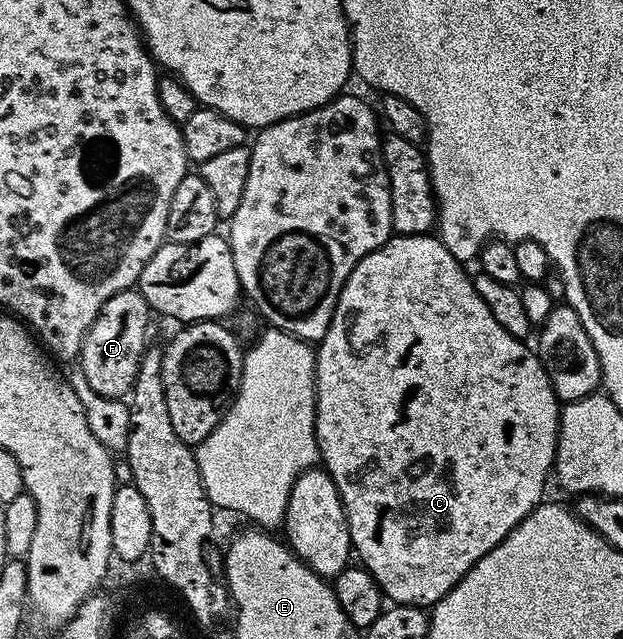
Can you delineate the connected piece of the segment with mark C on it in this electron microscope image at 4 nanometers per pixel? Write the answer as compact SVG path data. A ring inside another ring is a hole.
M432 234L390 237L382 247L367 253L367 257L363 257L359 261L359 265L355 265L355 269L351 269L351 277L347 277L347 281L339 293L339 301L335 305L335 313L331 317L331 325L327 329L325 336L319 340L315 347L315 354L317 356L317 416L315 417L317 450L325 472L335 481L335 485L341 494L341 504L345 510L345 523L349 527L349 542L352 550L355 552L356 558L357 555L361 558L358 559L360 566L369 571L371 577L381 586L381 594L386 600L392 601L394 604L406 603L412 607L423 607L426 609L432 608L434 603L438 603L484 555L491 553L491 549L495 549L495 545L503 542L536 509L538 503L542 502L544 495L541 494L545 491L545 482L551 479L551 472L555 467L555 460L557 458L557 426L561 420L559 400L551 389L551 381L543 369L541 358L538 357L536 350L528 342L511 337L511 333L507 333L507 329L503 329L503 325L499 325L499 321L495 321L495 317L491 317L491 309L487 309L487 305L483 305L483 297L479 297L470 272L465 272L461 267L464 267L462 260L456 259L442 245L440 238L434 237Z

